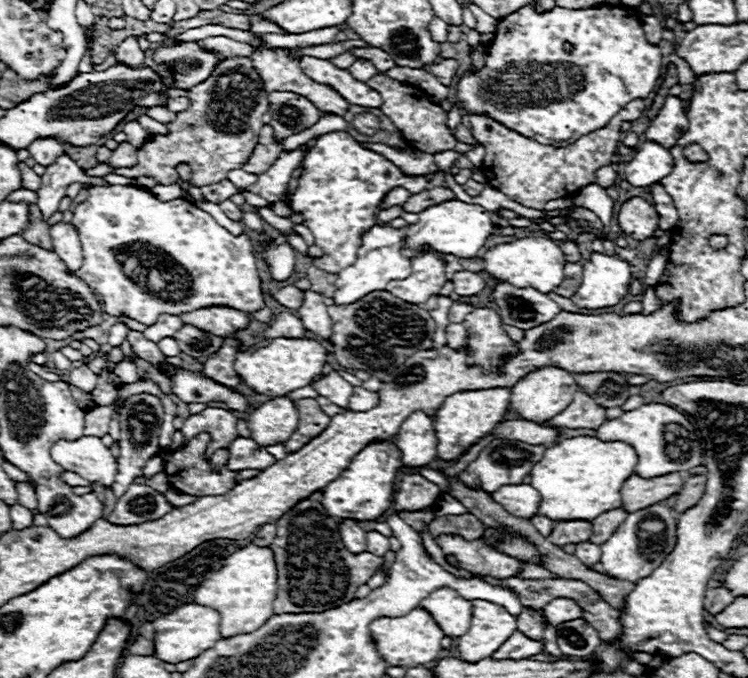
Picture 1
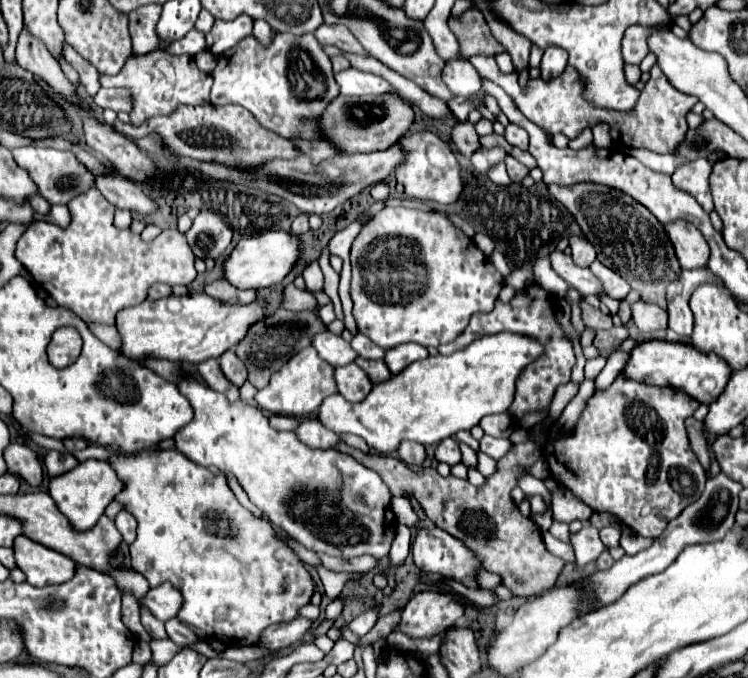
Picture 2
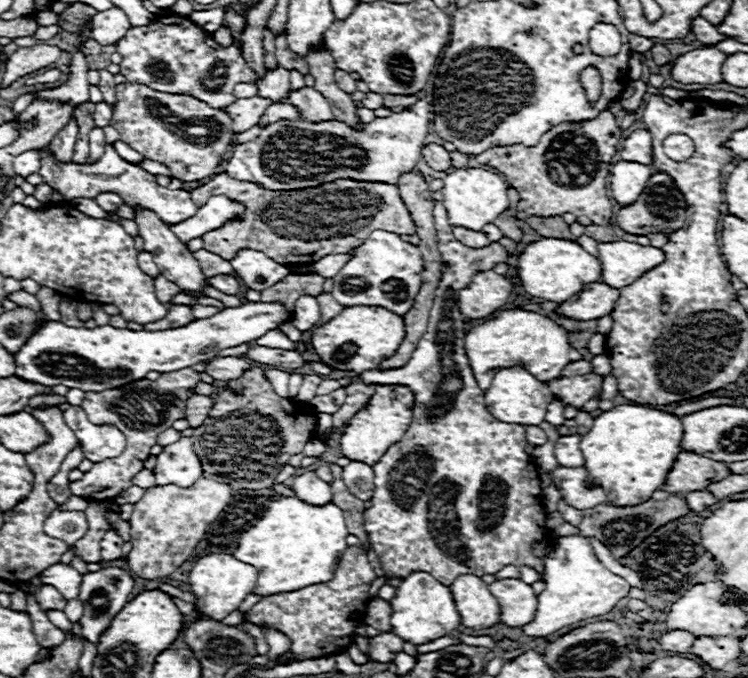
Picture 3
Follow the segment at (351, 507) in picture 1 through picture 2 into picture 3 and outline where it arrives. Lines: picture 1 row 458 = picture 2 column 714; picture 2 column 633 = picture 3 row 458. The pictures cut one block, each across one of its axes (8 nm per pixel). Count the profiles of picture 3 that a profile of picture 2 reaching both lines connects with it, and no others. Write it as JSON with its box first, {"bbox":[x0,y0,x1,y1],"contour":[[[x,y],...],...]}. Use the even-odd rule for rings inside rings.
{"bbox":[340,384,414,462],"contour":[[[380,384],[376,386],[376,392],[370,396],[368,404],[350,418],[350,422],[344,426],[342,438],[340,438],[340,448],[342,454],[350,460],[358,458],[362,462],[378,462],[382,454],[402,438],[402,434],[408,430],[410,422],[414,418],[414,392],[408,386],[402,384]]]}

